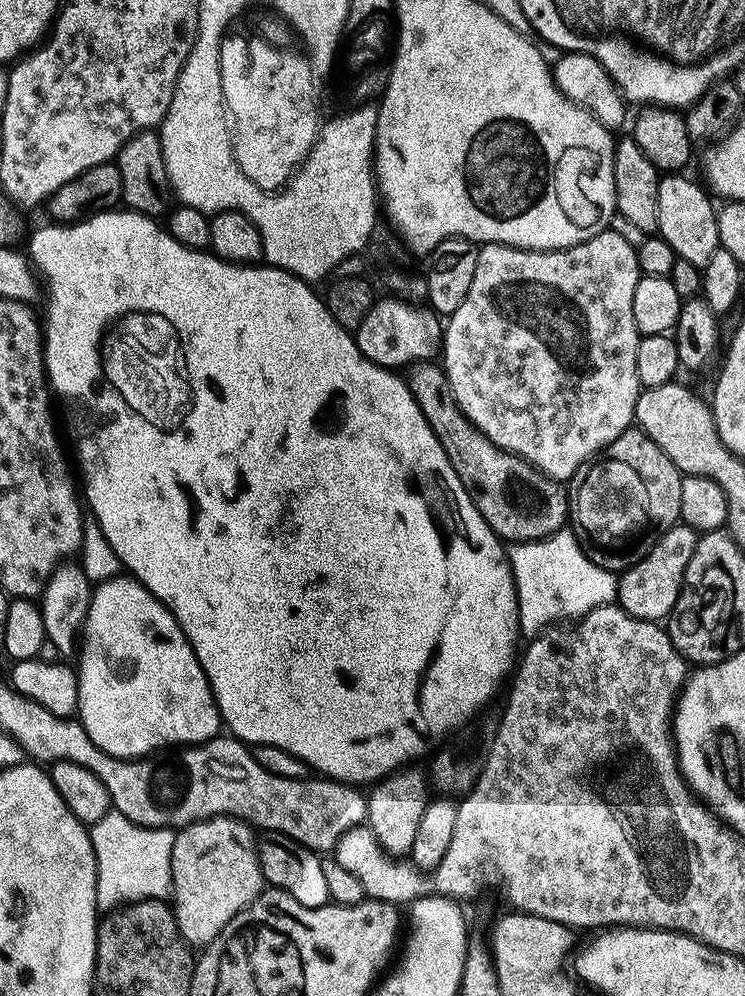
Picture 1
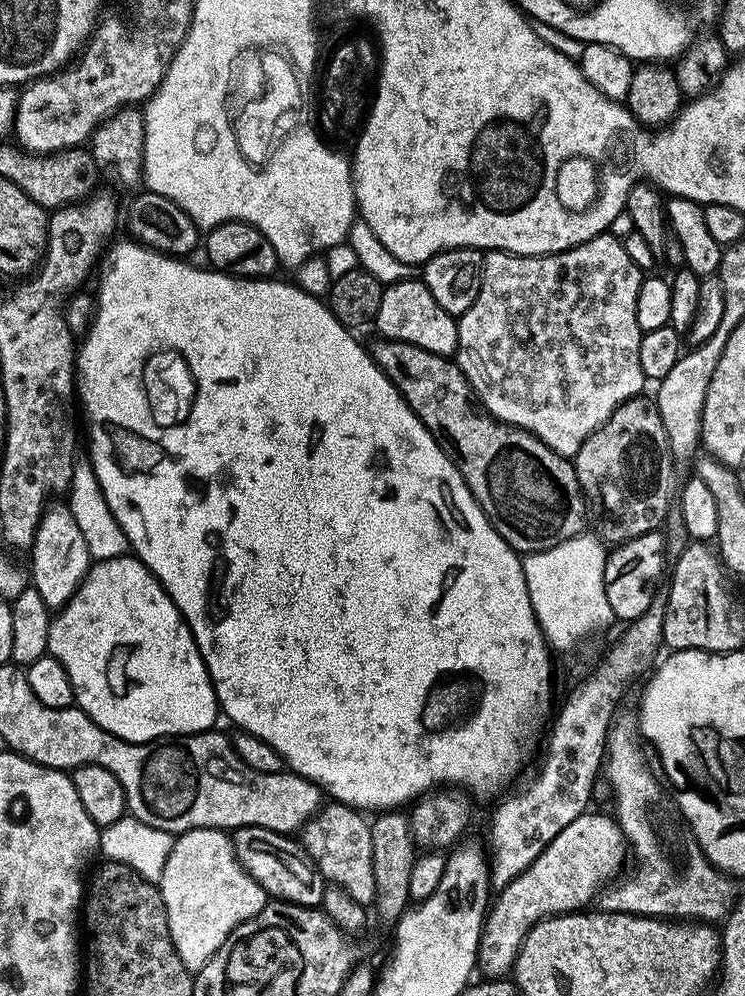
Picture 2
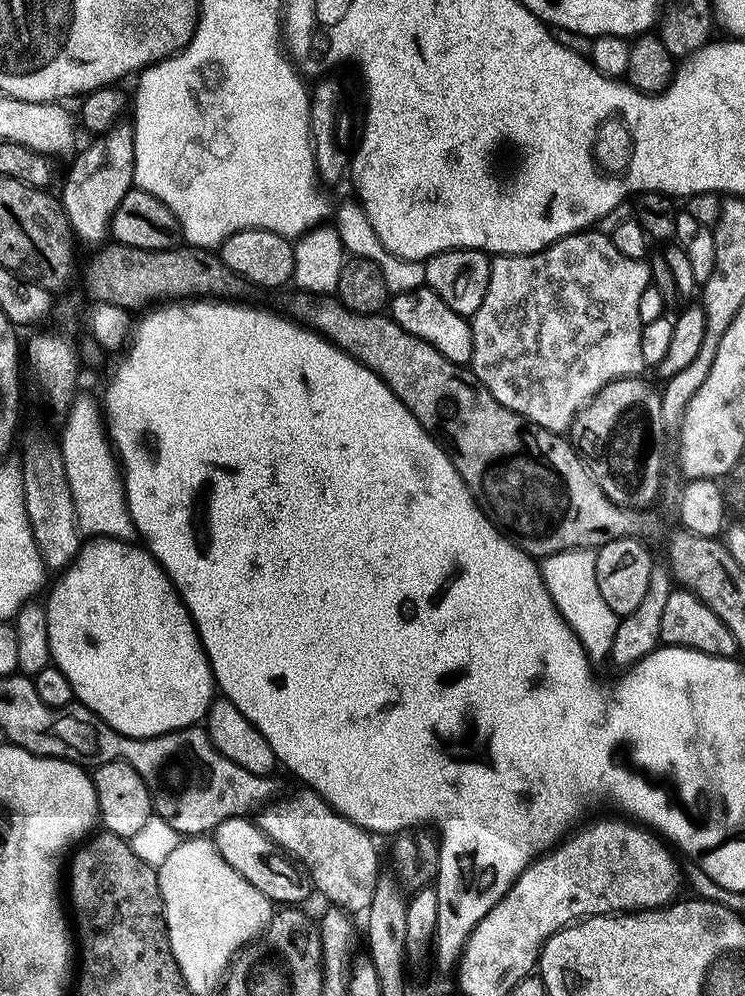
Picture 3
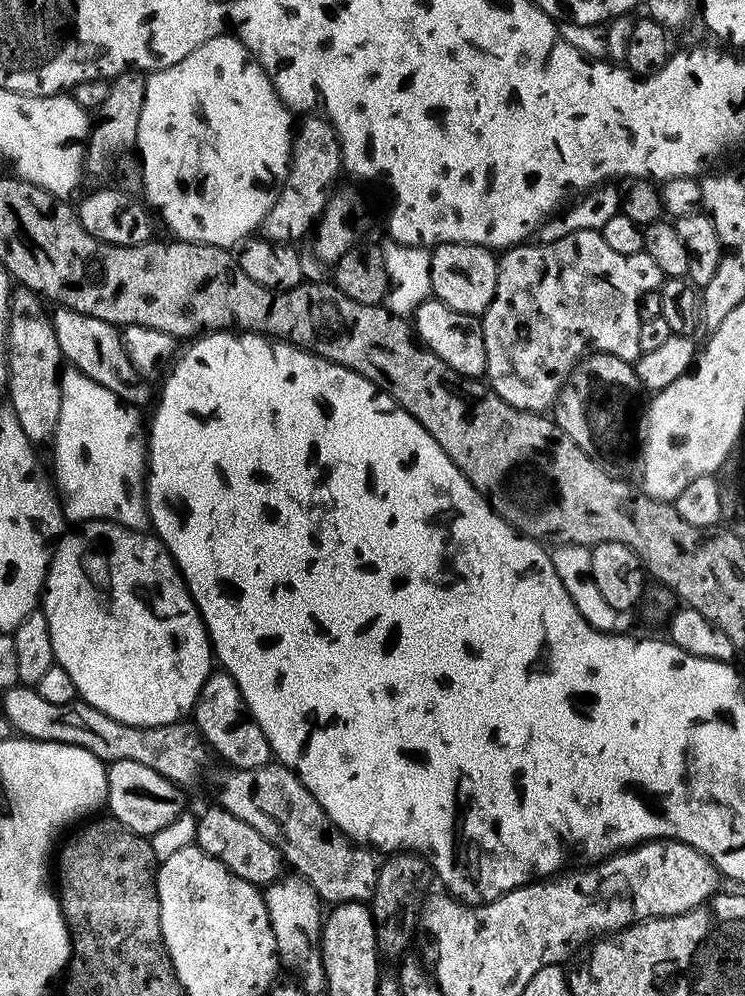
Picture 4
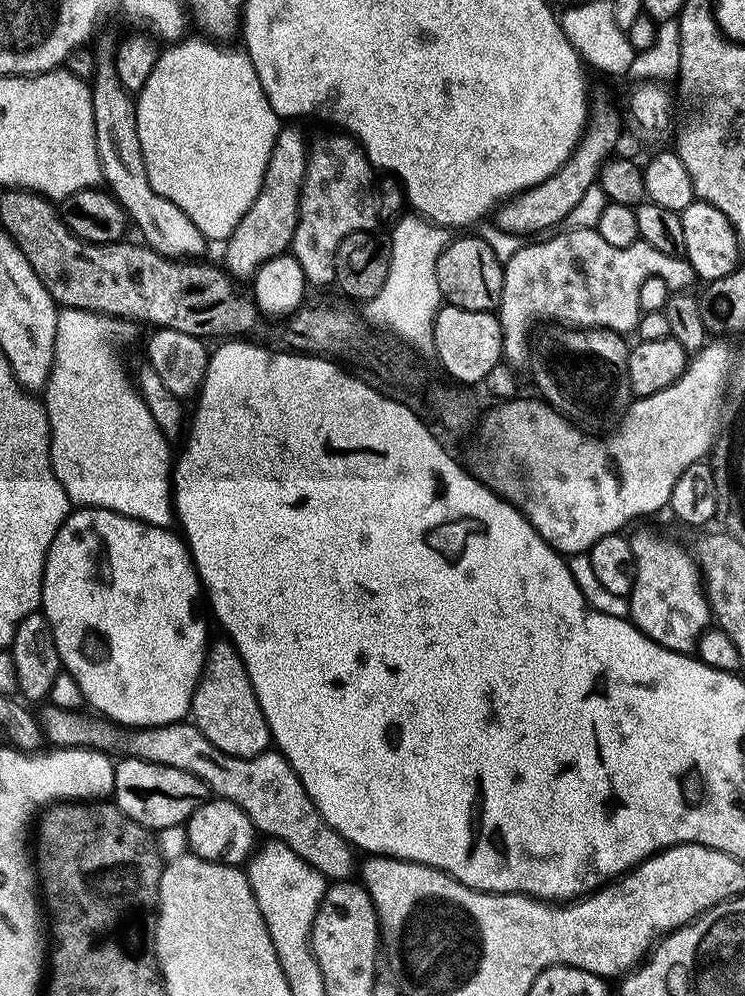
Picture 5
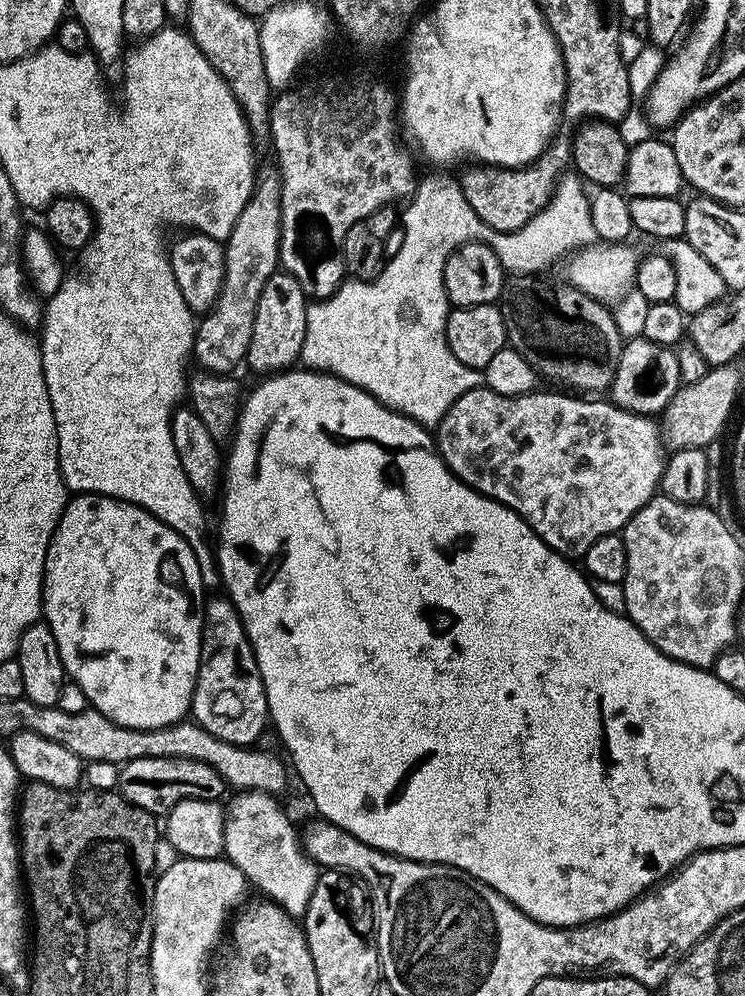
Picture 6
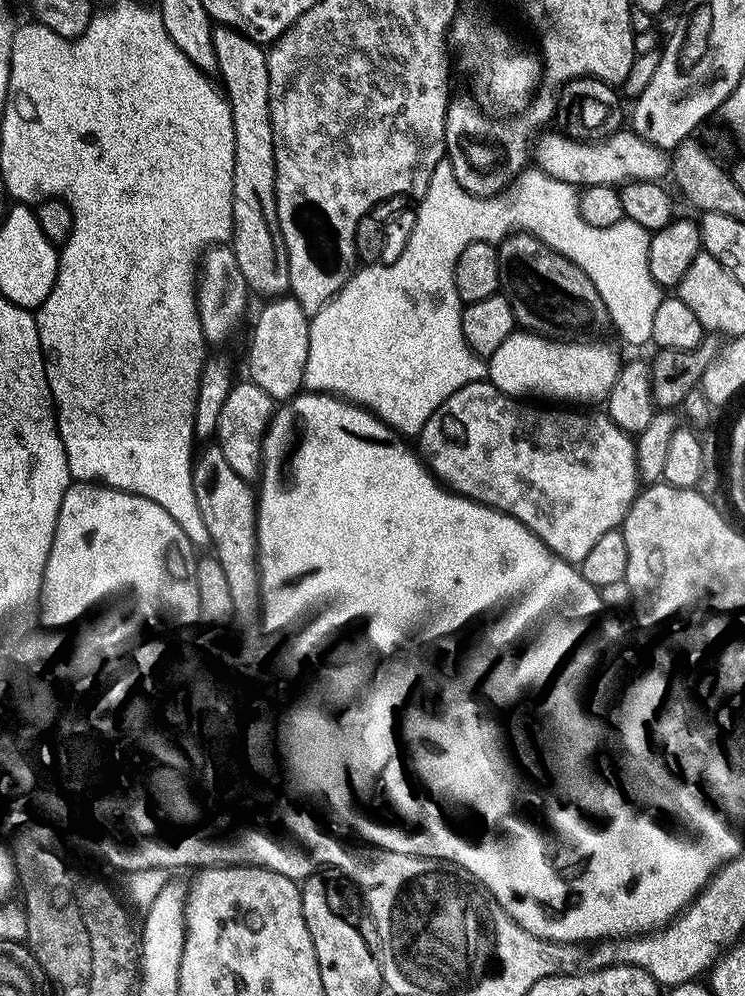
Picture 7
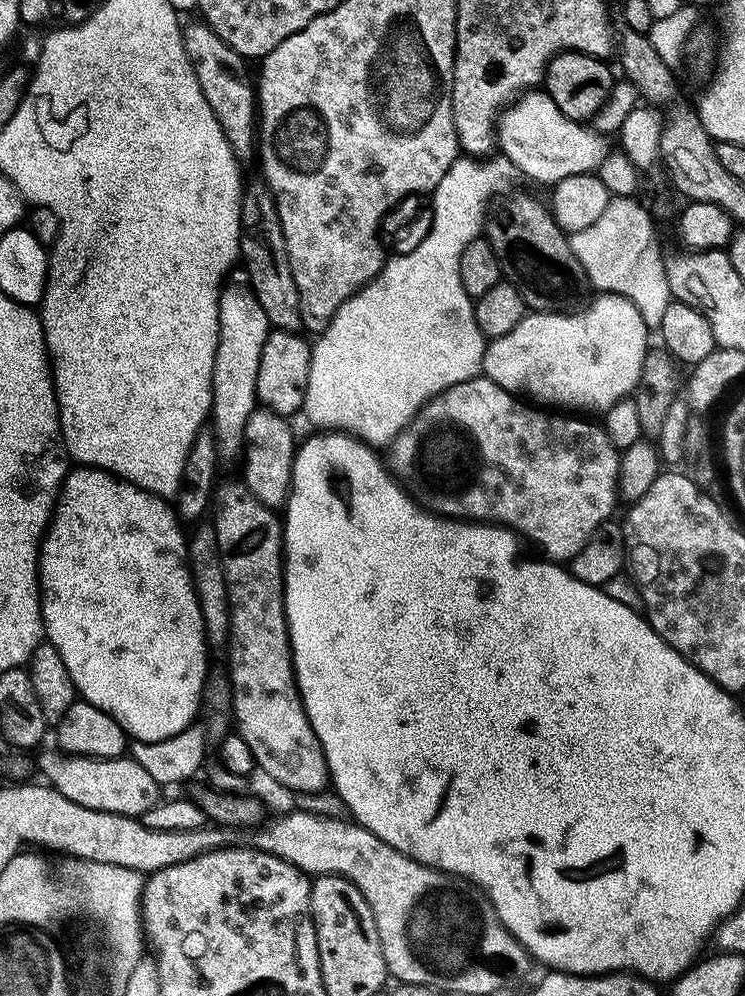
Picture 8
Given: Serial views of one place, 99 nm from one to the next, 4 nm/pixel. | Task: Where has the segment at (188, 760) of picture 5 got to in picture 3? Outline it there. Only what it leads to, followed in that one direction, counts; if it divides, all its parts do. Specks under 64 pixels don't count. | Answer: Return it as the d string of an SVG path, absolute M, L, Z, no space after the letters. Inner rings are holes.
M300 790L297 796L288 796L285 800L273 799L265 804L258 812L260 828L272 841L287 852L297 865L306 873L311 887L316 888L328 899L329 905L342 908L349 914L367 913L370 906L370 898L374 898L374 886L382 874L380 868L380 856L376 853L376 844L373 833L364 828L359 828L354 822L350 822L324 801L321 796L311 790Z

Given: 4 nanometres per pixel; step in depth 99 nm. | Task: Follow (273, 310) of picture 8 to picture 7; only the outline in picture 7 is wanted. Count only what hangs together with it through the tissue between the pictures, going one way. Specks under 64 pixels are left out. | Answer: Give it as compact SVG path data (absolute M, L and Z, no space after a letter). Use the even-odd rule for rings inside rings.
M213 27L216 69L224 78L234 126L234 186L232 187L232 238L230 247L249 289L263 298L279 298L288 292L288 251L280 233L276 209L276 163L274 126L270 118L268 53L240 32Z

